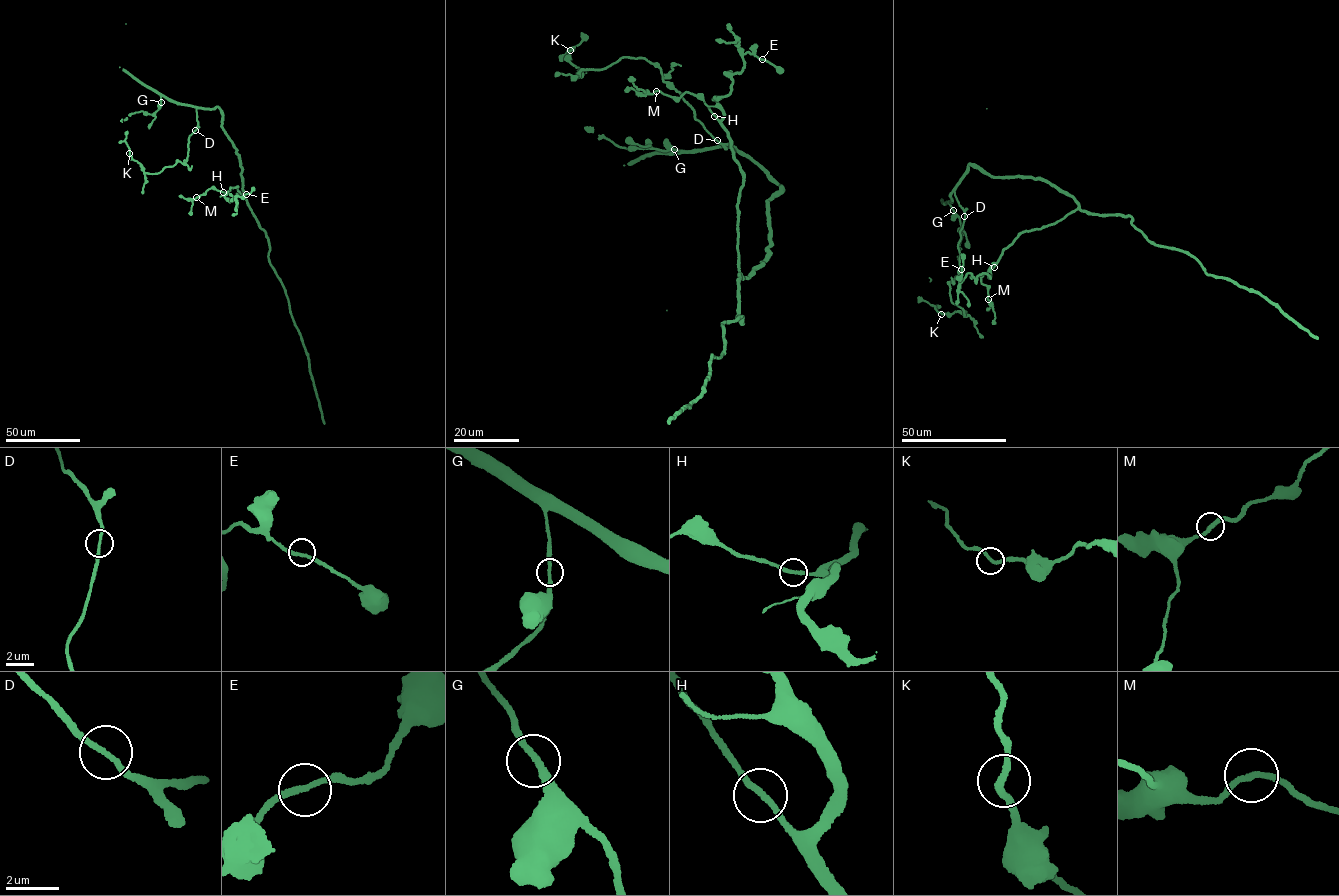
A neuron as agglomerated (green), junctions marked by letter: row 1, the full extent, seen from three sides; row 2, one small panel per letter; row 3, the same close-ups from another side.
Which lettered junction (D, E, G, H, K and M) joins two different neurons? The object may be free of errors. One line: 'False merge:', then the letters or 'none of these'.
False merge: none of these

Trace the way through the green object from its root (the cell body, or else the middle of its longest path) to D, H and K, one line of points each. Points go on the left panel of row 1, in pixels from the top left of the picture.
D: (240, 162), (222, 127), (218, 107), (196, 108), (195, 130)
H: (240, 162), (243, 194), (239, 192), (237, 186), (223, 192)
K: (240, 162), (217, 107), (196, 108), (198, 124), (188, 139), (186, 161), (148, 174), (129, 153)

